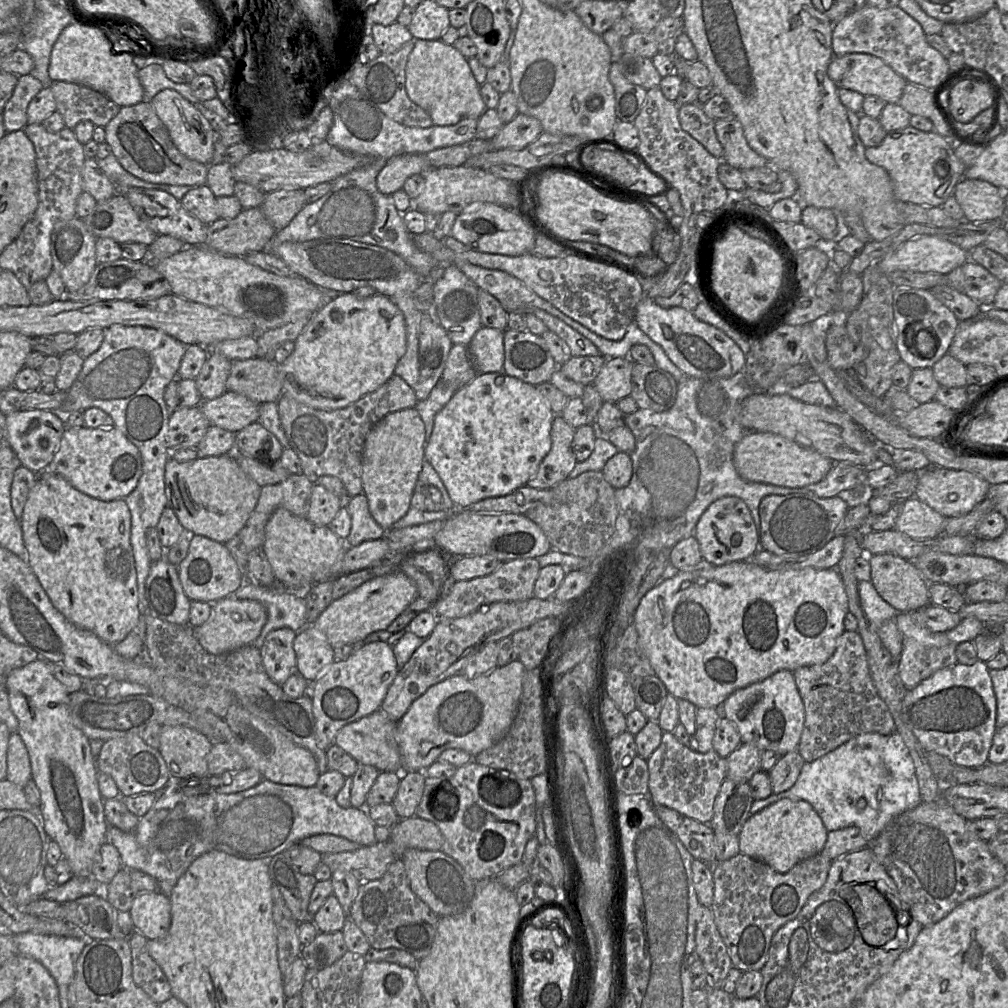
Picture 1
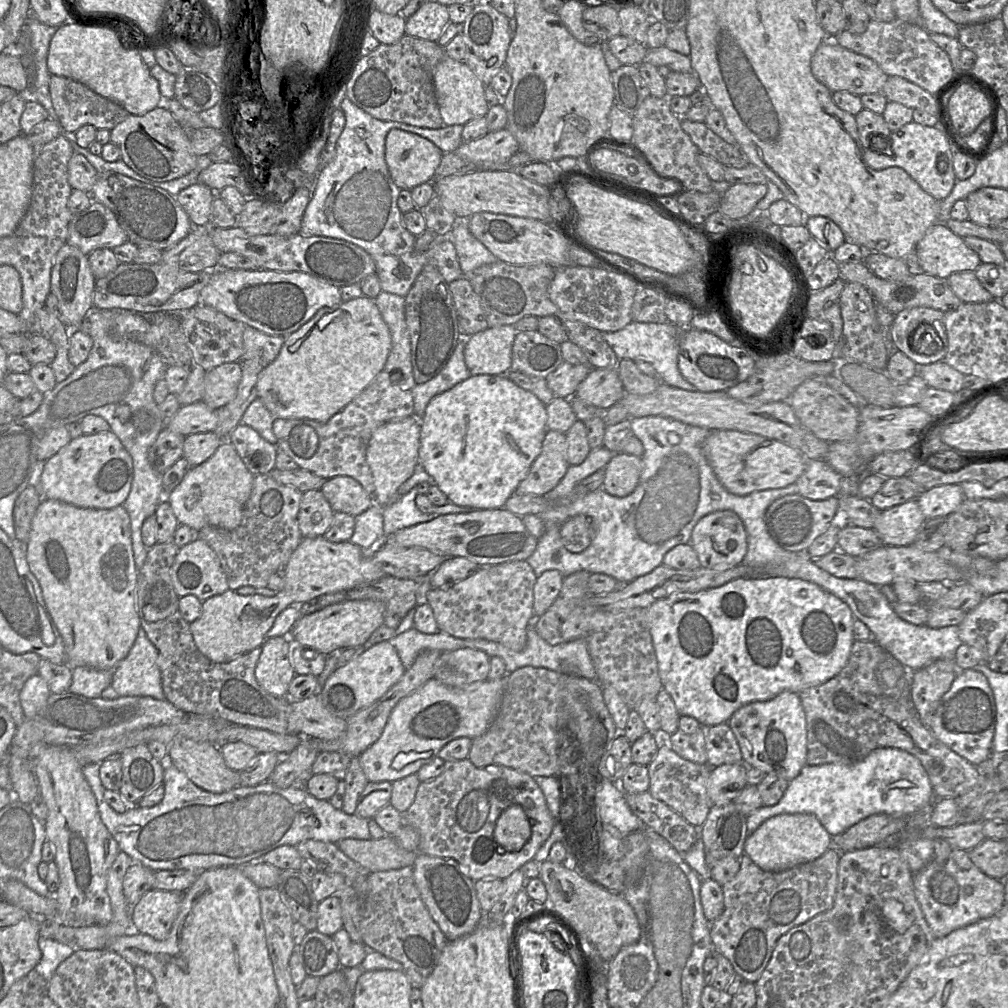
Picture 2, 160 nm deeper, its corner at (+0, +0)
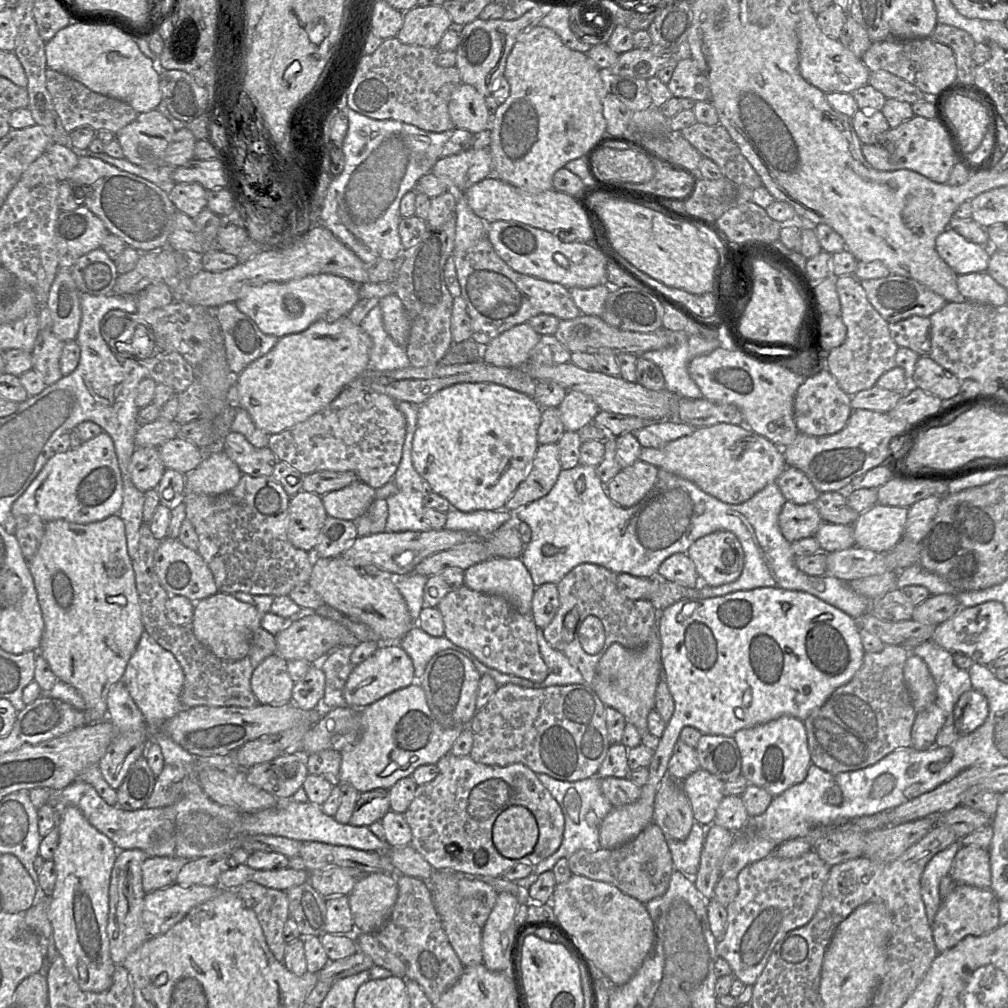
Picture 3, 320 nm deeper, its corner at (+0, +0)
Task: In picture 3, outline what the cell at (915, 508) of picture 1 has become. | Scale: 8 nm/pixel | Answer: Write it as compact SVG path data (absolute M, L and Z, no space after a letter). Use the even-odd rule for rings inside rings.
M876 503L858 515L853 524L855 545L886 552L903 538L908 508Z

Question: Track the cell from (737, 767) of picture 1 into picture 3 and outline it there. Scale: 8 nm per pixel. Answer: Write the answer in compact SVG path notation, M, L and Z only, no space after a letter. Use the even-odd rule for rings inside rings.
M701 768L678 782L689 799L695 822L702 826L713 824L716 810L725 797L725 782Z

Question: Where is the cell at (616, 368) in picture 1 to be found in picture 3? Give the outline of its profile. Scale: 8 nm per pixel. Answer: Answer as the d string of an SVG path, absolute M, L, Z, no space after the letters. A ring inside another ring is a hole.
M568 391L558 406L565 431L577 432L587 424L593 423L600 411L593 399L579 391Z

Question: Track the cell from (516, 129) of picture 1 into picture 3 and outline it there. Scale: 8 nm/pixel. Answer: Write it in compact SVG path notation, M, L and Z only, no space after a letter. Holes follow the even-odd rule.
M489 147L440 157L431 173L449 185L449 190L464 193L472 185L493 175L493 160Z

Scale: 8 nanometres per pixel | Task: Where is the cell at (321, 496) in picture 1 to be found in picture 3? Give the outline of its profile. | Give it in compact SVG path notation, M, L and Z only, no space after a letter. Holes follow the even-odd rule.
M299 491L291 497L288 508L287 537L301 550L313 553L328 515L322 496Z

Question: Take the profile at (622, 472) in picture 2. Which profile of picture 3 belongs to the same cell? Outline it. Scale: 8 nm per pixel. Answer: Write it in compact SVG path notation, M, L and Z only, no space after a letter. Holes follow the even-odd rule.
M637 460L631 466L621 469L606 485L609 498L623 508L638 504L654 487L658 468Z

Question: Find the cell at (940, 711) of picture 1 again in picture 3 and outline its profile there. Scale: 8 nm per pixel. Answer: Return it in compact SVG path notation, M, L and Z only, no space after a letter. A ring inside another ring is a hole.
M972 688L959 697L953 710L953 724L960 734L969 734L985 722L988 714L986 696Z

